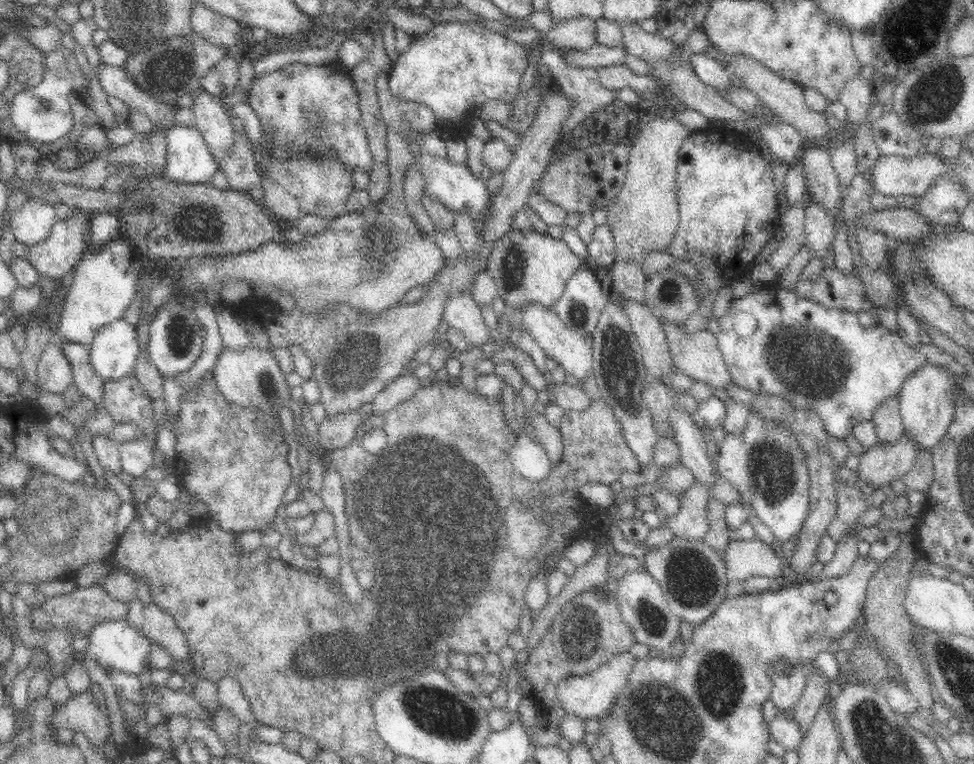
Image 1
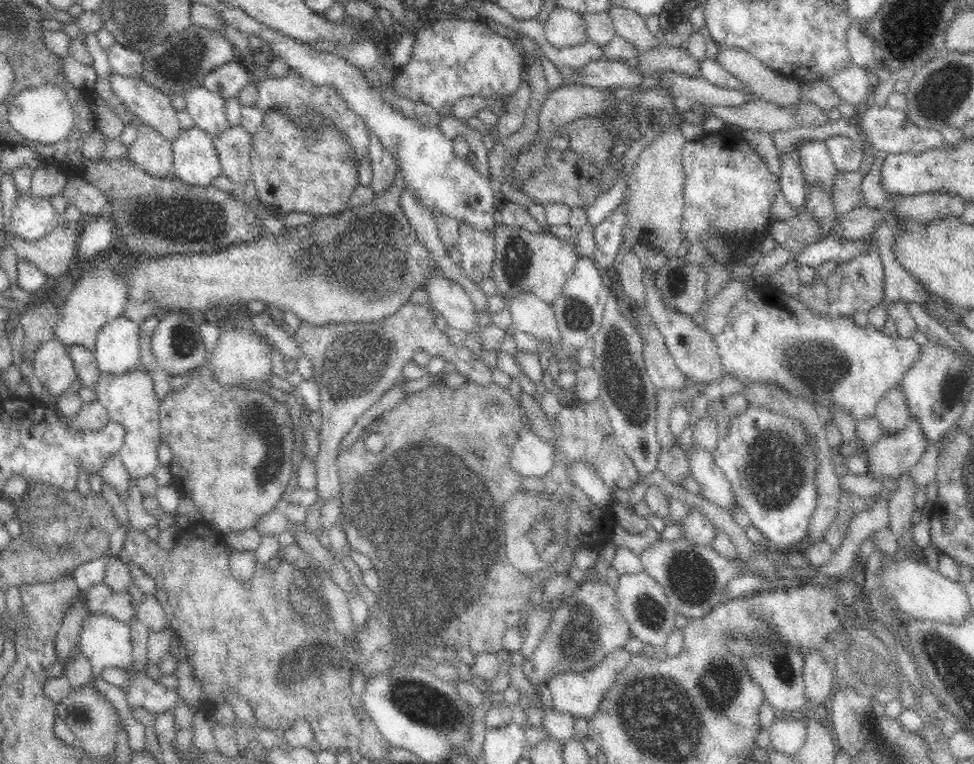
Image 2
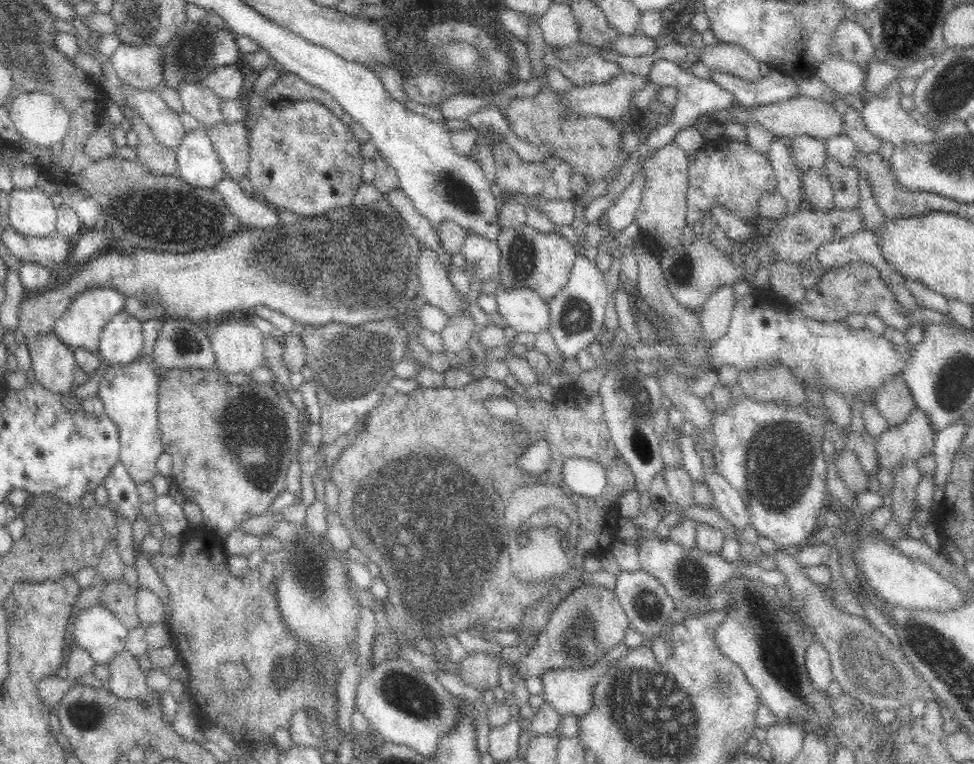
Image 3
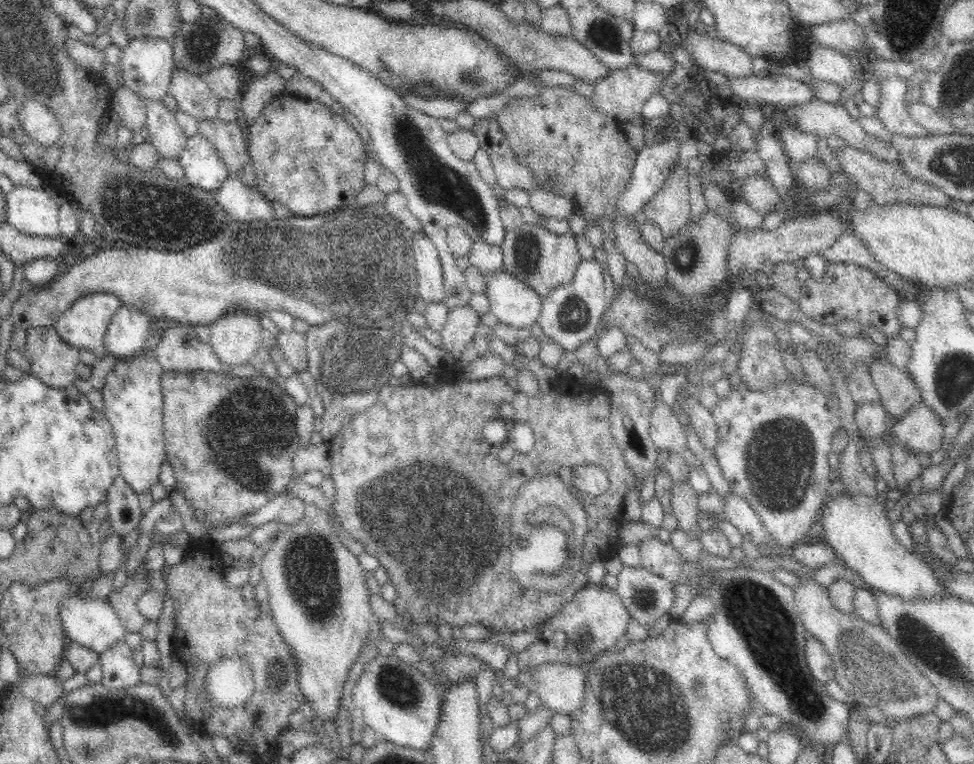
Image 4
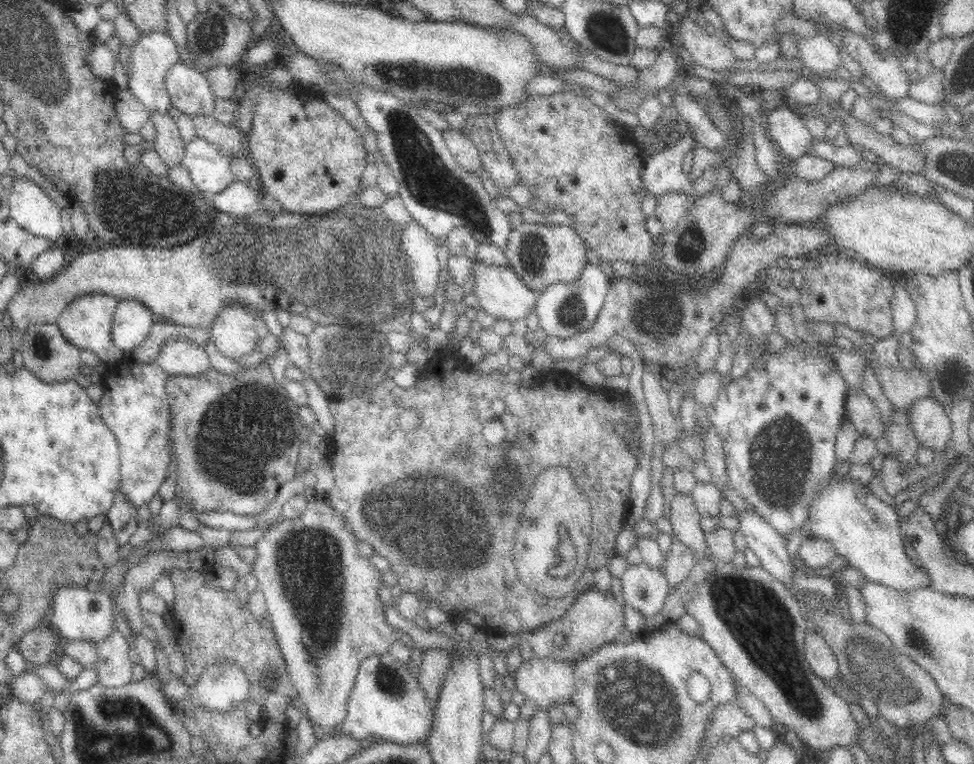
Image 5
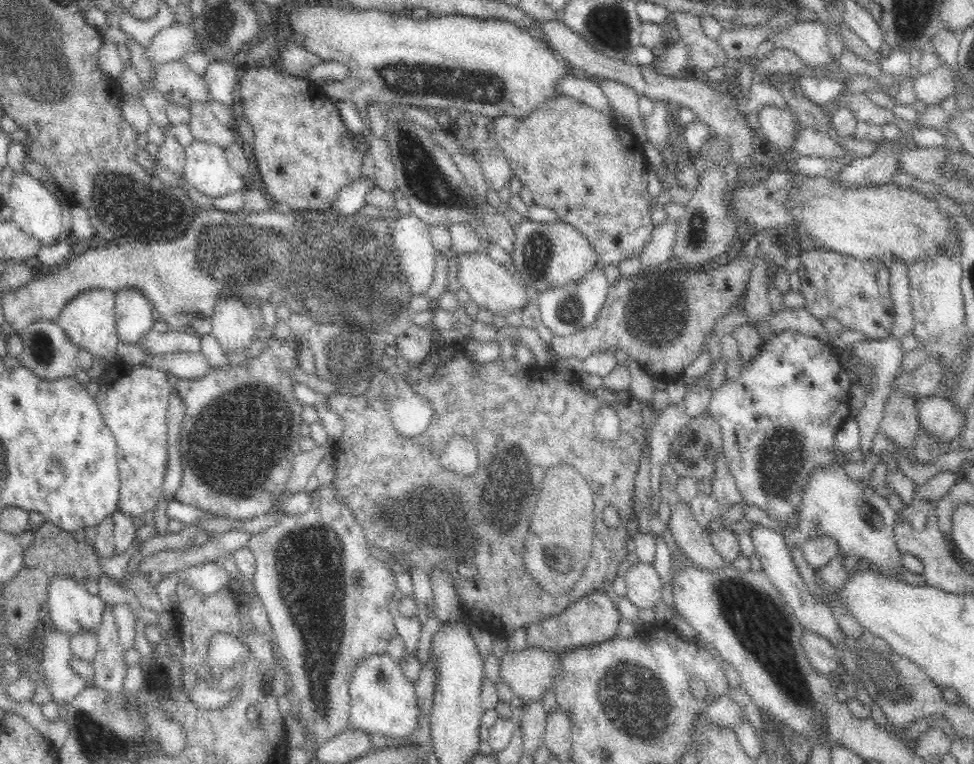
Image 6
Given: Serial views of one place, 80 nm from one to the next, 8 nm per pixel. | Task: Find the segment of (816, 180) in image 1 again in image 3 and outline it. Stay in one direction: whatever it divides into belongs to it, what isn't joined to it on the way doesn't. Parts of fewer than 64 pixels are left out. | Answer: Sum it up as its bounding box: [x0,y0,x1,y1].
[790,135,826,171]

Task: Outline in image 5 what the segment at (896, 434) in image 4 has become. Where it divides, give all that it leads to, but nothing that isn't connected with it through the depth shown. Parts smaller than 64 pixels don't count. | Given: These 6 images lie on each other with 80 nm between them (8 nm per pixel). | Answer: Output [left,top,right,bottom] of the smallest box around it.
[909,397,953,455]

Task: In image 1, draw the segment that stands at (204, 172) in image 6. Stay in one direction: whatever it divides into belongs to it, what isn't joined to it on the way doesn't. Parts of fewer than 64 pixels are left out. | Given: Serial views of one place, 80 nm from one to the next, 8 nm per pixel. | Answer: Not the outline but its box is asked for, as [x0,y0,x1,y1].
[162,125,220,184]

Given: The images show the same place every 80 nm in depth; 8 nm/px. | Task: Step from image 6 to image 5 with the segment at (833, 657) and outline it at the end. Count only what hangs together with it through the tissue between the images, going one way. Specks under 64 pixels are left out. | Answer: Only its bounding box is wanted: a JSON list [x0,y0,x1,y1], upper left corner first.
[804,630,839,681]

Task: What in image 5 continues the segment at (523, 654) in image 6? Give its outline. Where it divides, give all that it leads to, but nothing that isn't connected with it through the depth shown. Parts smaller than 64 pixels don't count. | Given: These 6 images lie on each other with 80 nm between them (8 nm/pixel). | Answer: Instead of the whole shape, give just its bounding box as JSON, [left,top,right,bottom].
[508,658,574,708]

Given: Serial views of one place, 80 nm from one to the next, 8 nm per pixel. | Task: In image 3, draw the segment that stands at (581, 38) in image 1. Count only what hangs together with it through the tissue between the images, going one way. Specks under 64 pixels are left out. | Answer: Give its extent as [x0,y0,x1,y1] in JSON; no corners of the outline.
[541,3,578,46]

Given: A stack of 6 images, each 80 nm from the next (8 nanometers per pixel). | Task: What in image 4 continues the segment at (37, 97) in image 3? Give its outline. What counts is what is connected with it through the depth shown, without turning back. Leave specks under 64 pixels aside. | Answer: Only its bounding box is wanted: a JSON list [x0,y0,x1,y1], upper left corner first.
[17,99,59,146]

